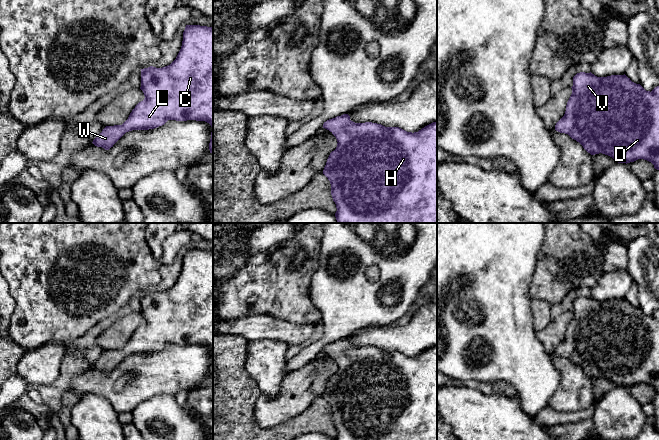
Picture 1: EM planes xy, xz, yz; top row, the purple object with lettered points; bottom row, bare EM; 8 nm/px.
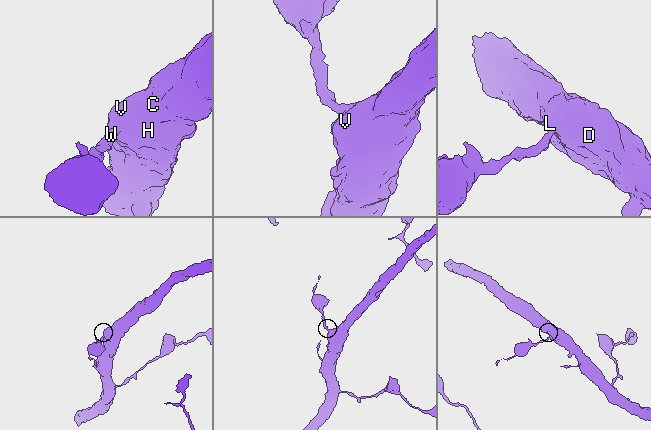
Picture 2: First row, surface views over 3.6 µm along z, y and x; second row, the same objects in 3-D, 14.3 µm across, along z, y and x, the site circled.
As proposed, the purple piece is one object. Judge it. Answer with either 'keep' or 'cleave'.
keep

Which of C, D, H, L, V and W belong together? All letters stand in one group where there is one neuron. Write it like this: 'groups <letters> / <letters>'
groups C D H L V W

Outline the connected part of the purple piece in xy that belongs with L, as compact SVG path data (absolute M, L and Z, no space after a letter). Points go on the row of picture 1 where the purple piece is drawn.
M186 25L176 59L162 68L141 69L140 89L144 100L135 106L122 125L106 126L93 140L95 146L109 150L126 132L154 129L168 120L196 120L211 125L209 150L213 153L213 27Z

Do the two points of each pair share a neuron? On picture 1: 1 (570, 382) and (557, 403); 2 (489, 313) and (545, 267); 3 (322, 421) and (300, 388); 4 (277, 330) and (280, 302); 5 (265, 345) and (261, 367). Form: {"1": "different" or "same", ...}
{"1": "same", "2": "different", "3": "different", "4": "different", "5": "same"}

